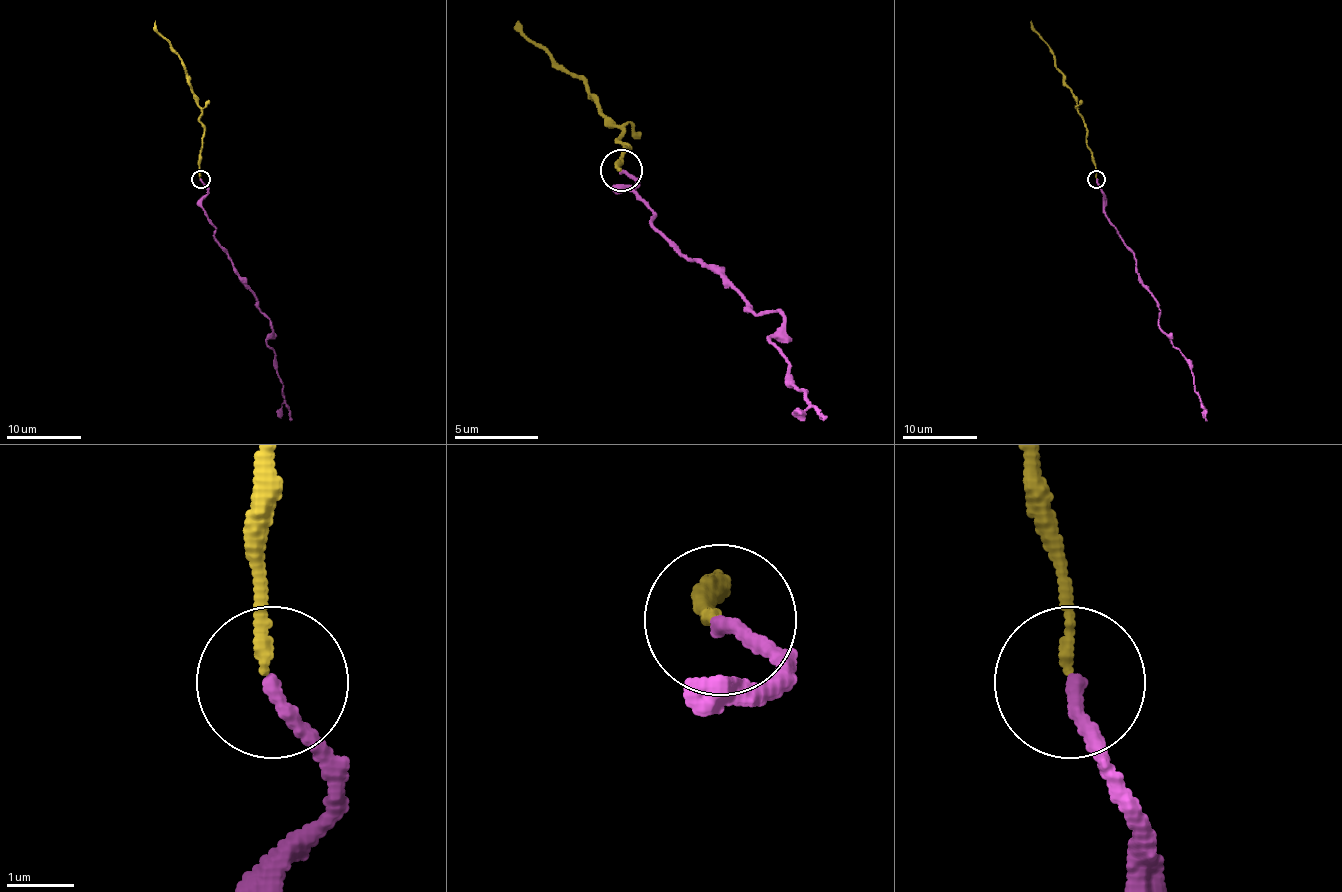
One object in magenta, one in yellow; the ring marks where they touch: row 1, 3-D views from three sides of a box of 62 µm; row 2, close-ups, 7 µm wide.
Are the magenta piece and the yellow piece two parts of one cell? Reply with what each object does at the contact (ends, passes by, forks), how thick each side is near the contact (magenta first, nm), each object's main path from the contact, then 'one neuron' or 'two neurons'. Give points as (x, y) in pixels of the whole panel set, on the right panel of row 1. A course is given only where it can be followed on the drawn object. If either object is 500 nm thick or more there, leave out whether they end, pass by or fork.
magenta ends; yellow ends; calibres 200 and 140 nm; course magenta (1097, 179), (1108, 220), (1134, 255), (1138, 279), (1153, 294), (1160, 311), (1160, 330), (1188, 363), (1207, 421); course yellow (1097, 179), (1076, 96), (1056, 67), (1054, 52), (1035, 33), (1031, 20); two neurons

